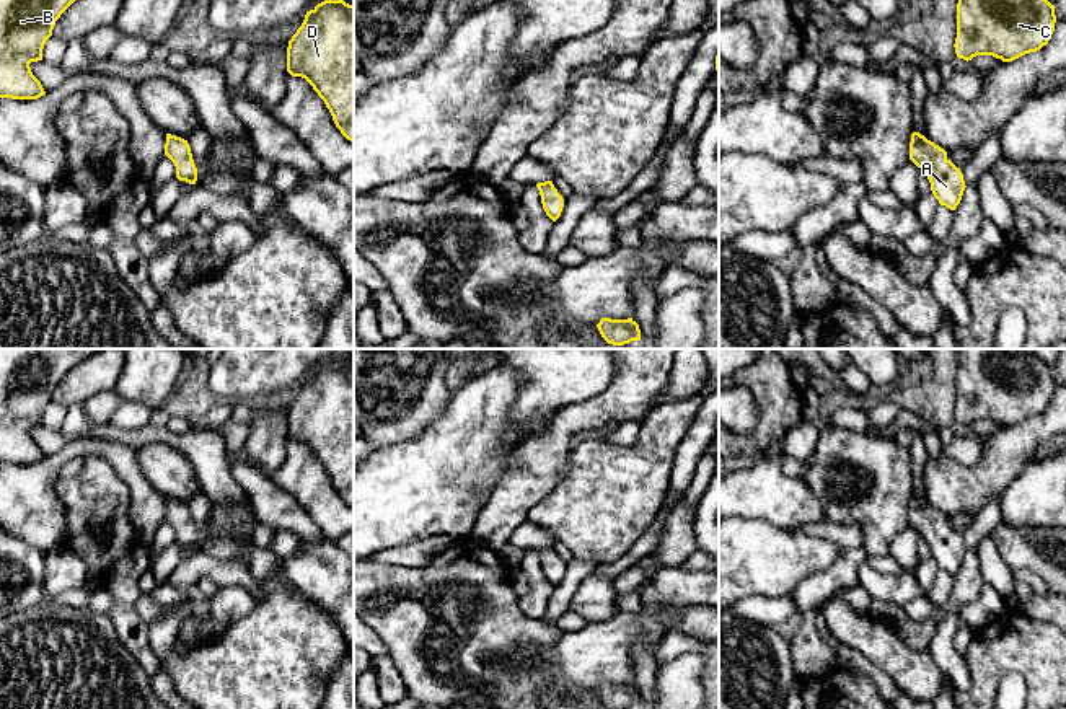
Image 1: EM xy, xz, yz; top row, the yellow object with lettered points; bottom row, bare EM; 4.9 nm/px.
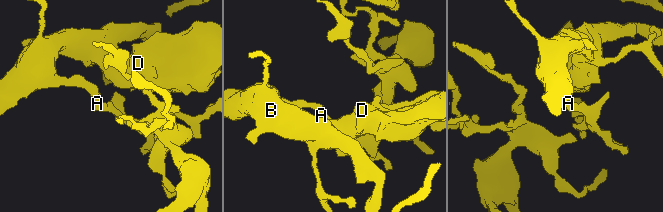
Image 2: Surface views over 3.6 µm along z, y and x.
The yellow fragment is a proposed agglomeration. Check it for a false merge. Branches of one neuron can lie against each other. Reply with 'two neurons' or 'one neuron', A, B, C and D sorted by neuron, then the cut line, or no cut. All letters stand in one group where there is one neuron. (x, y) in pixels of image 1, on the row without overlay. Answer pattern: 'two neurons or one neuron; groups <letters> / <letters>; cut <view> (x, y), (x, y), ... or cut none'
one neuron; groups A B C D; cut none

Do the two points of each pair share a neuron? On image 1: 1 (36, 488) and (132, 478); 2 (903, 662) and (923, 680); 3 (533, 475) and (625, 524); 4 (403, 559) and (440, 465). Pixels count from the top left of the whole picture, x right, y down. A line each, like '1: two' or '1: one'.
1: one
2: one
3: two
4: two

